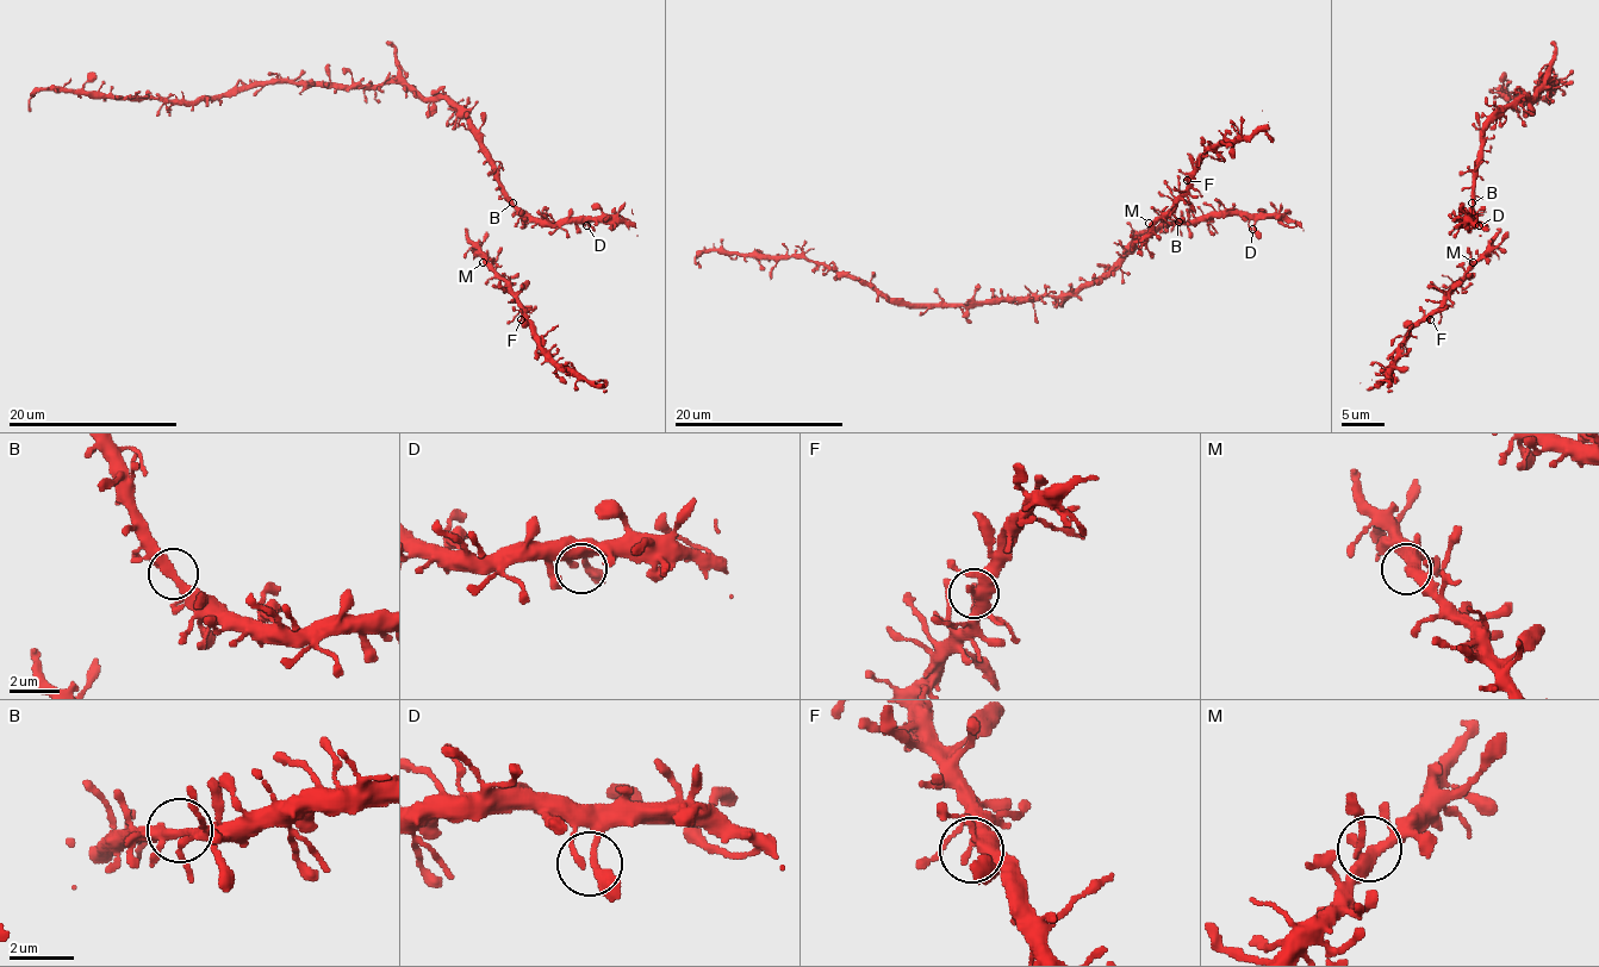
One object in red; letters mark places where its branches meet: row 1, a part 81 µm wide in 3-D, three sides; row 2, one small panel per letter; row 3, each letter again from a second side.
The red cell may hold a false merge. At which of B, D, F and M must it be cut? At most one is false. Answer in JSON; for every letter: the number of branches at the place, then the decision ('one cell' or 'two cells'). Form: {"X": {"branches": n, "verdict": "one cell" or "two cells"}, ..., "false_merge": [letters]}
{"B": {"branches": 3, "verdict": "one cell"}, "D": {"branches": 2, "verdict": "one cell"}, "F": {"branches": 3, "verdict": "one cell"}, "M": {"branches": 3, "verdict": "one cell"}, "false_merge": []}

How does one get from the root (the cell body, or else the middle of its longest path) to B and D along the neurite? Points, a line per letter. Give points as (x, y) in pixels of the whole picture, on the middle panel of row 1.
B: (1101, 278), (1140, 235), (1178, 223)
D: (1101, 278), (1140, 235), (1164, 225), (1195, 223), (1217, 214), (1242, 214), (1252, 229)

